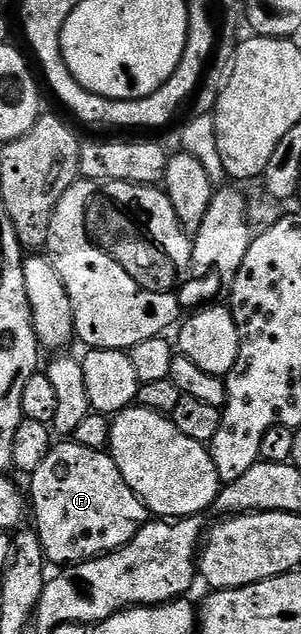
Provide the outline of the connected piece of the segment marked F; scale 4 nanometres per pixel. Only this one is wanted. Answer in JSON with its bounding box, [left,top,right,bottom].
[31,442,151,565]

